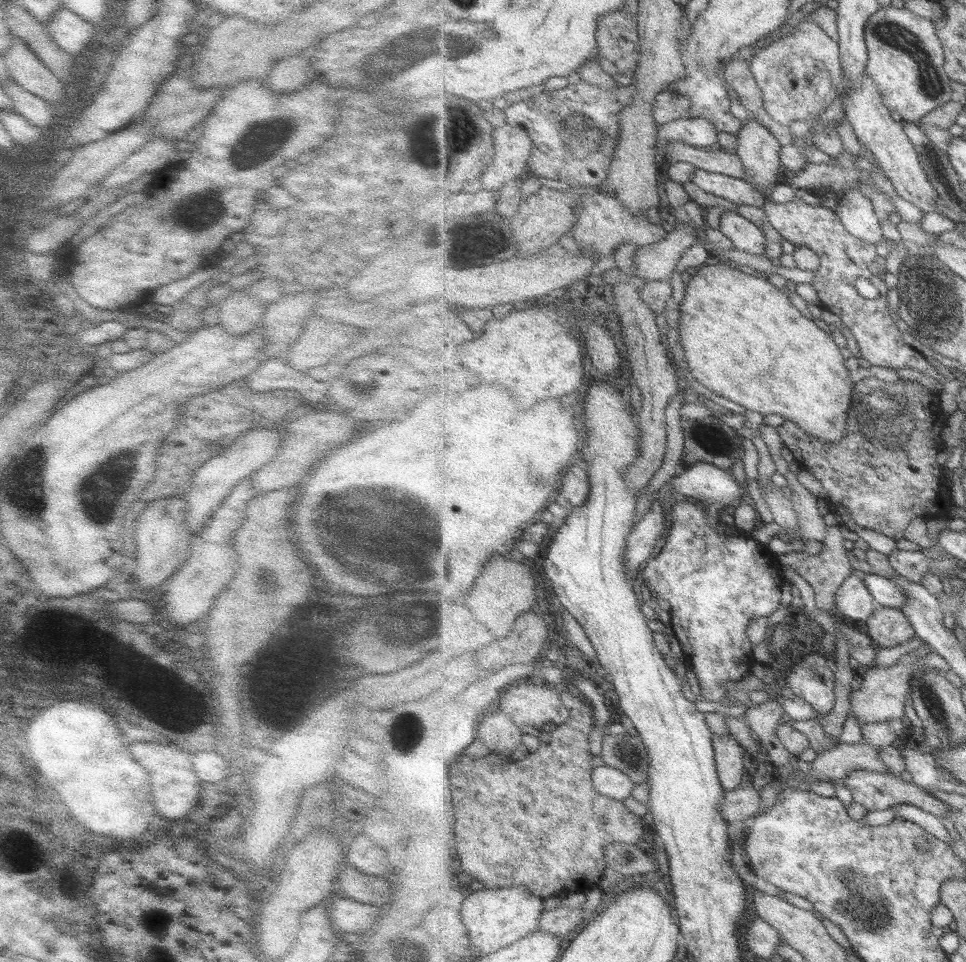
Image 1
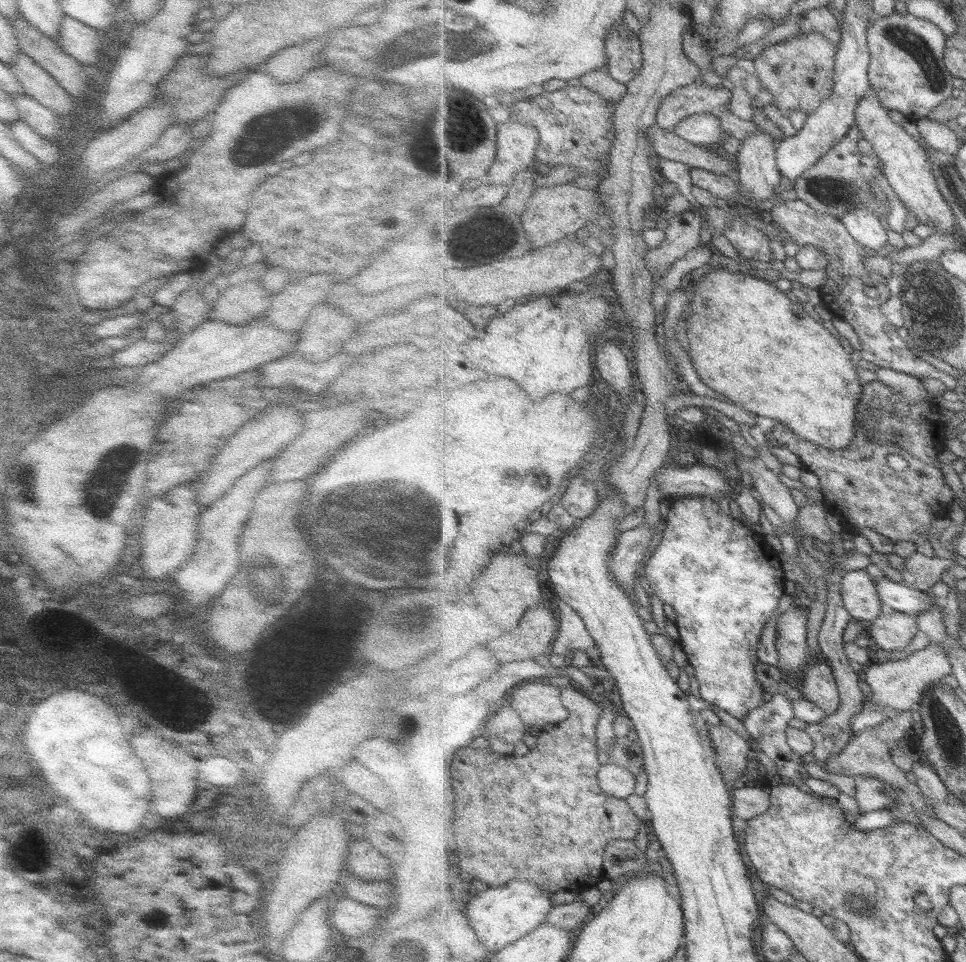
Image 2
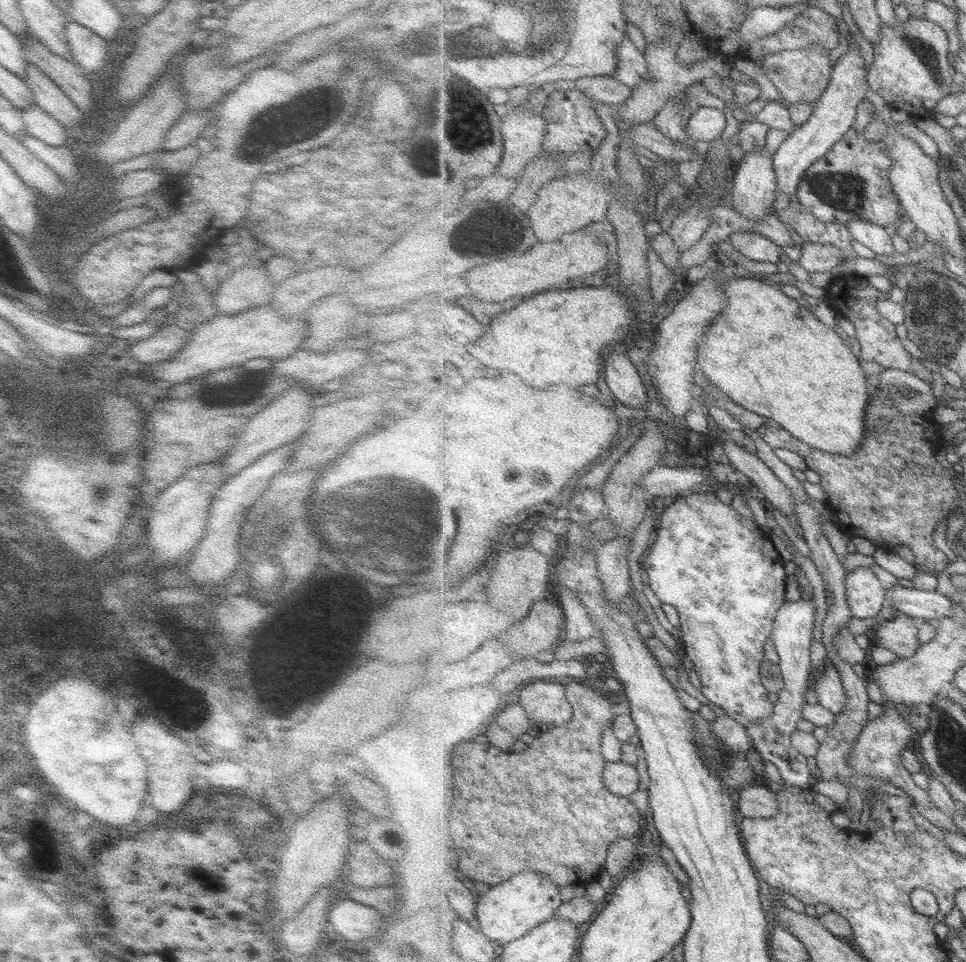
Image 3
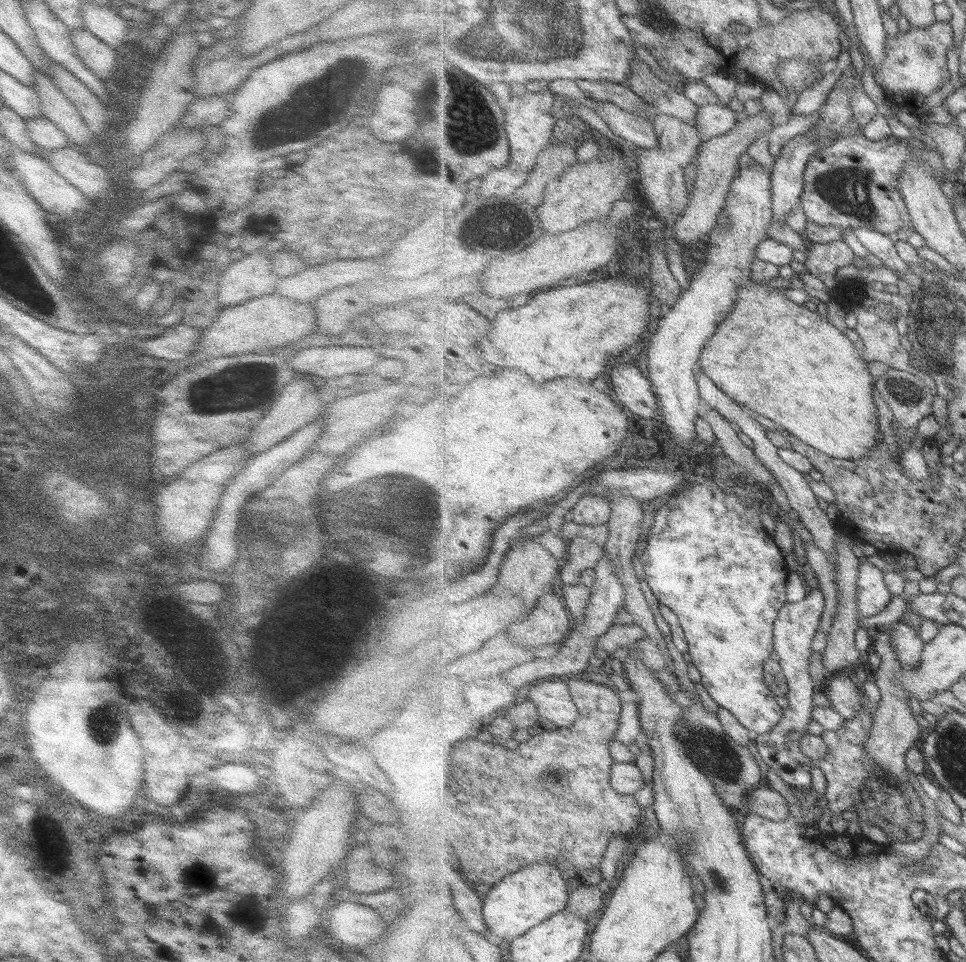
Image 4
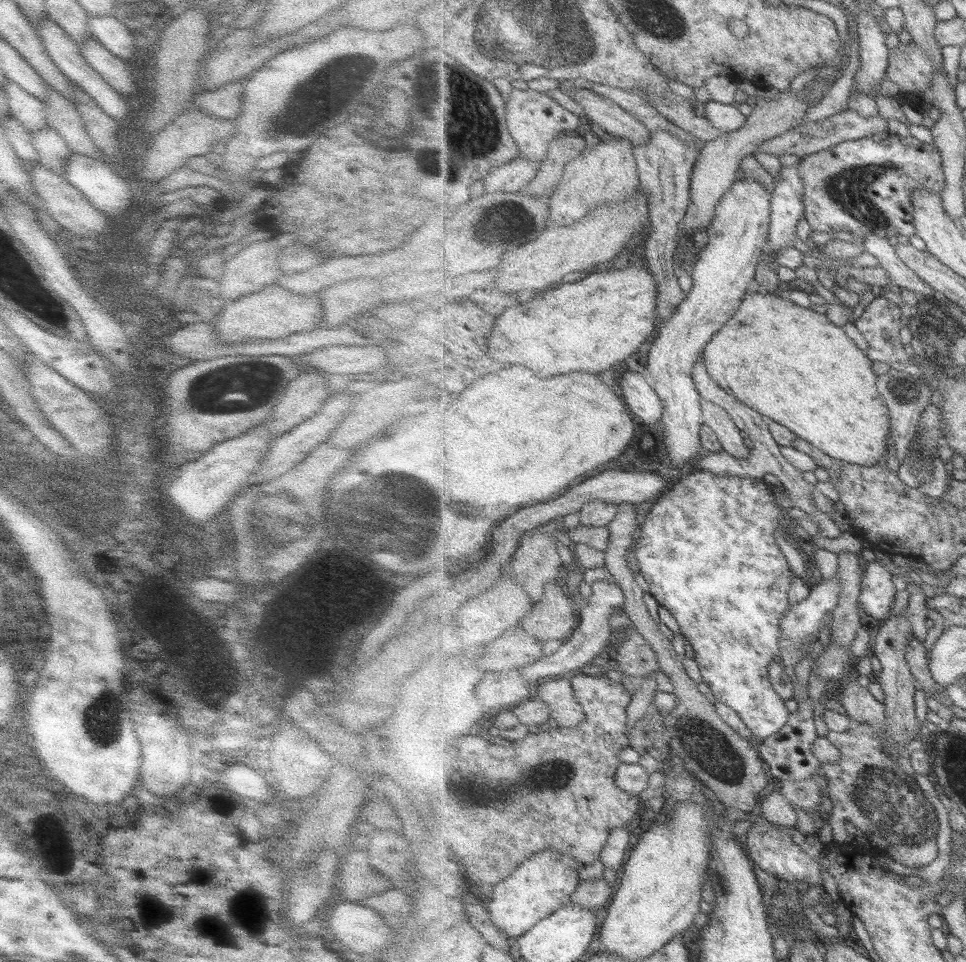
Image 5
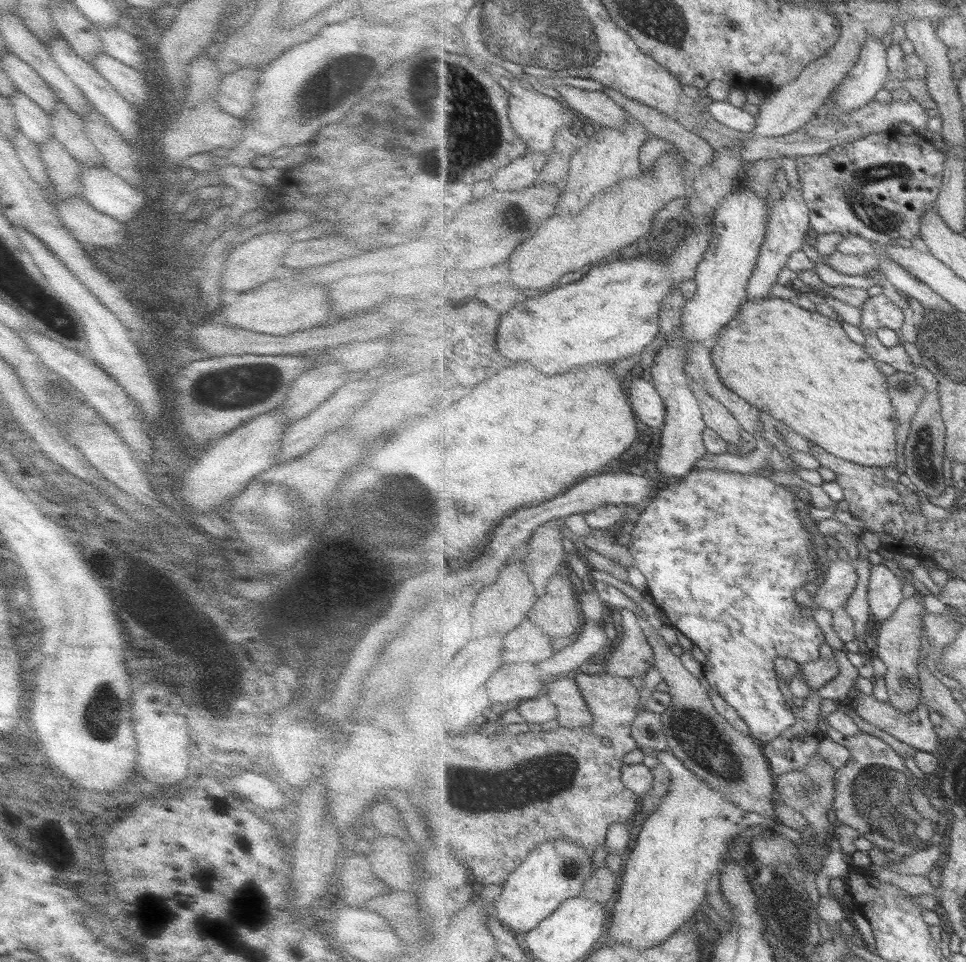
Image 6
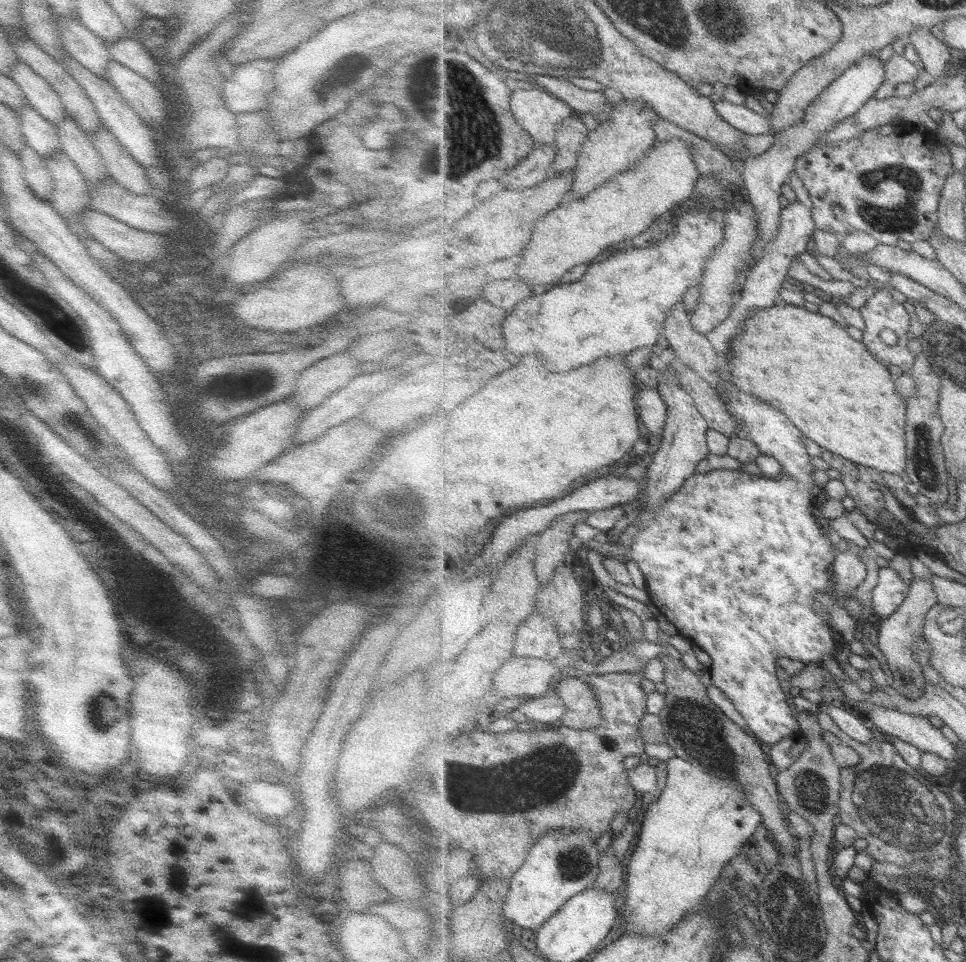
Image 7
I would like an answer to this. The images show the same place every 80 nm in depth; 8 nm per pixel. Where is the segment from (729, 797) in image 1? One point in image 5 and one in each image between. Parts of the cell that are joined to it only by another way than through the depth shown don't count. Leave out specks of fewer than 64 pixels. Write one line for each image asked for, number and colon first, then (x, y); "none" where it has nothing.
2: (749, 802)
3: (757, 801)
4: (766, 802)
5: (774, 807)

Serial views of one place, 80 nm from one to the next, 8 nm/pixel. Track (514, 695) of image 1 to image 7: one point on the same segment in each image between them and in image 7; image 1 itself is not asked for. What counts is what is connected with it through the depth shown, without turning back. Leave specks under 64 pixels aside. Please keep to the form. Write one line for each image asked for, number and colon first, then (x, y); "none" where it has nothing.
2: (538, 704)
3: (546, 702)
4: (553, 698)
5: (565, 709)
6: (573, 710)
7: (583, 711)

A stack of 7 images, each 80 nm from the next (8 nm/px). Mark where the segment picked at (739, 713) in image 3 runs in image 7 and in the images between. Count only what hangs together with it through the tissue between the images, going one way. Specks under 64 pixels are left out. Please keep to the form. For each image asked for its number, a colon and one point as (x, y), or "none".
4: (726, 585)
5: (705, 528)
6: (689, 541)
7: (735, 561)

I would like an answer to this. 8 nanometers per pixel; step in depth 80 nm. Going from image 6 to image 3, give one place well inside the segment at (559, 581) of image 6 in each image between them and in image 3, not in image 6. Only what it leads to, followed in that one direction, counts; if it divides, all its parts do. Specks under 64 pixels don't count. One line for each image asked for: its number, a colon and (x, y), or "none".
3: (542, 630)
4: (550, 623)
5: (556, 616)

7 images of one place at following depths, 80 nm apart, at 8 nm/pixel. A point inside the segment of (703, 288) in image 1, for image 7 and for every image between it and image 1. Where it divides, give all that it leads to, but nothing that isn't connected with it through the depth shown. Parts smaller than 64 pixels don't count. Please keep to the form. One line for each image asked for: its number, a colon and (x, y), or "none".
2: (770, 356)
3: (767, 353)
4: (791, 365)
5: (793, 365)
6: (799, 366)
7: (838, 393)

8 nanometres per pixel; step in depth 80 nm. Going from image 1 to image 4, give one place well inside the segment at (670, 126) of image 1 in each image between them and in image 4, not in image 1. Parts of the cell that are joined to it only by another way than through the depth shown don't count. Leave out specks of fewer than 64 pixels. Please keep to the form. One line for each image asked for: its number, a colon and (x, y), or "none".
2: (700, 129)
3: (707, 124)
4: (713, 120)

